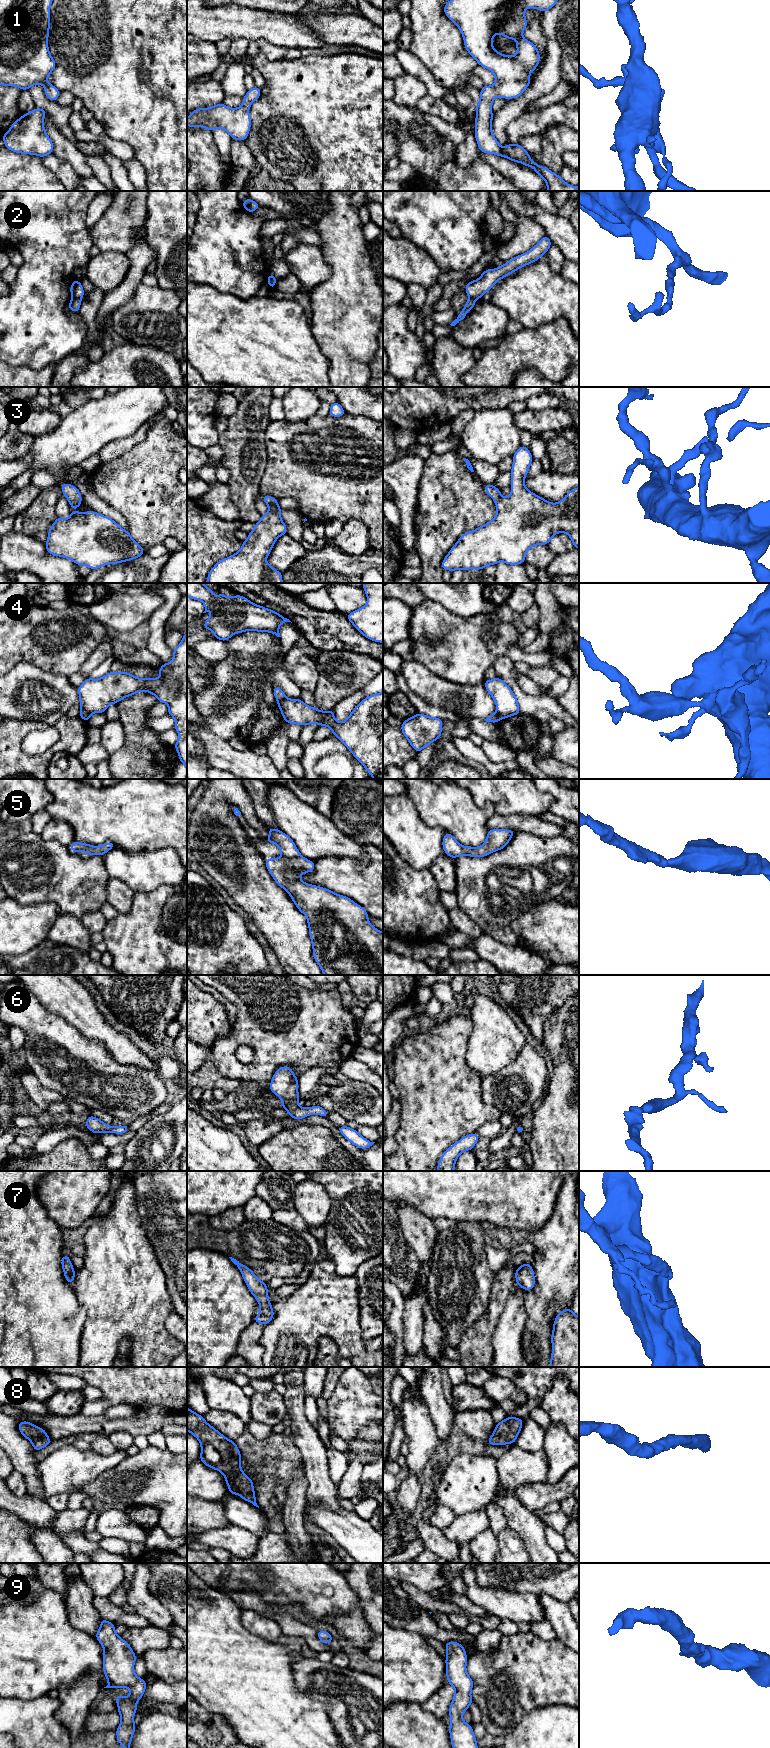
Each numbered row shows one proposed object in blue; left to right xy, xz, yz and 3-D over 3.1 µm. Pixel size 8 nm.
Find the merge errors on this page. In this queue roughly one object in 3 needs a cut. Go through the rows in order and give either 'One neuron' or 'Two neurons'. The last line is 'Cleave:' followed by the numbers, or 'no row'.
1: One neuron
2: Two neurons
3: One neuron
4: Two neurons
5: One neuron
6: One neuron
7: One neuron
8: One neuron
9: One neuron
Cleave: 2, 4

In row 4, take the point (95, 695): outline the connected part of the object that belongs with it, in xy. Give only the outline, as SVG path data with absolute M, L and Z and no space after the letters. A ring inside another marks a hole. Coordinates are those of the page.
M187 633L183 634L180 644L173 649L173 659L170 663L163 663L157 669L161 676L159 678L137 678L128 672L108 672L105 676L87 679L77 688L81 710L89 715L94 713L105 713L108 706L117 704L125 697L133 696L139 691L152 693L158 702L168 705L168 714L175 719L174 729L179 738L174 747L178 753L179 760L187 770Z

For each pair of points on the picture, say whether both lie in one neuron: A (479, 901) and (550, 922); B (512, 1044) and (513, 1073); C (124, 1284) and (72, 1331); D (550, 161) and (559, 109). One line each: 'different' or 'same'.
A: different
B: different
C: different
D: different

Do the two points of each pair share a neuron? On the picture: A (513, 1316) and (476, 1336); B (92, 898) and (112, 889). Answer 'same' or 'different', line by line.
A: different
B: different

